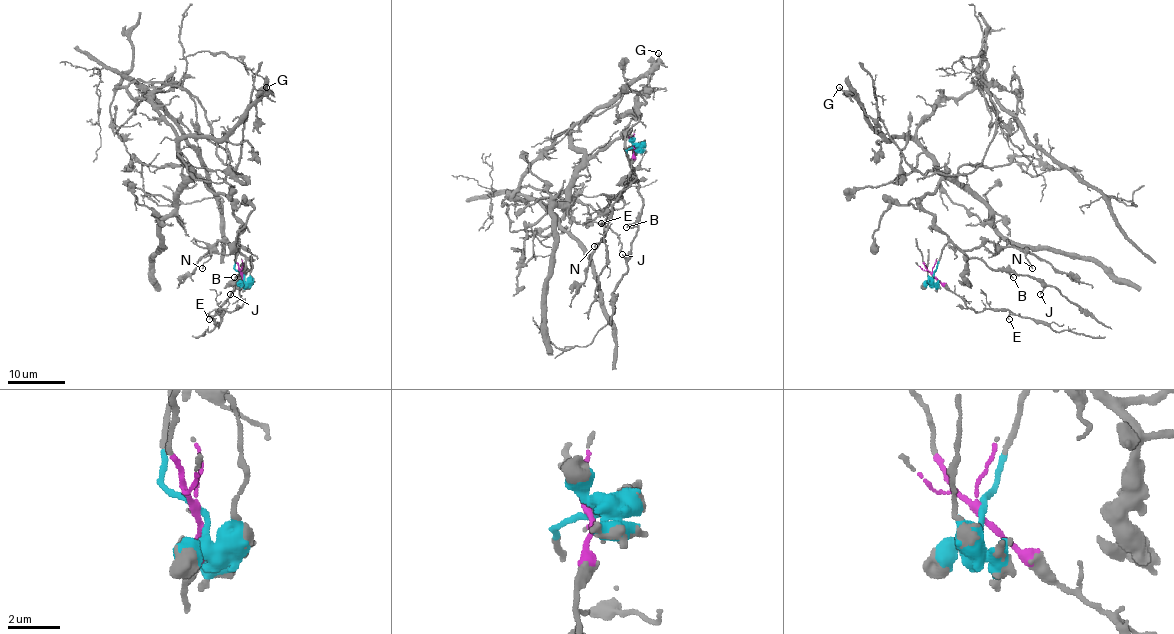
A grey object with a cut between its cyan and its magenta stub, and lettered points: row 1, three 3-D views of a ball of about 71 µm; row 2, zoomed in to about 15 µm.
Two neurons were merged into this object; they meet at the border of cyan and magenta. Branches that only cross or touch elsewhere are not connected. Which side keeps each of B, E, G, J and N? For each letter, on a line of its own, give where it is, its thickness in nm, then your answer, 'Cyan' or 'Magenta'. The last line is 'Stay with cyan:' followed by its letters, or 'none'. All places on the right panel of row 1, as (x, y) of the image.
B: Place: (1013, 277). Thickness 170 nm. Cyan
E: Place: (1009, 319). Thickness 110 nm. Magenta
G: Place: (839, 87). Thickness 170 nm. Cyan
J: Place: (1040, 294). Thickness 150 nm. Cyan
N: Place: (1032, 268). Thickness 130 nm. Cyan
Stay with cyan: B, G, J, N

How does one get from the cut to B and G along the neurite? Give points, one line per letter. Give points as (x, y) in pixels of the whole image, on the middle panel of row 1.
B: (633, 146), (626, 151), (632, 178), (637, 183), (643, 203), (642, 213), (626, 227)
G: (633, 146), (626, 151), (629, 162), (625, 135), (589, 156), (572, 142), (572, 129), (639, 79), (659, 52)

